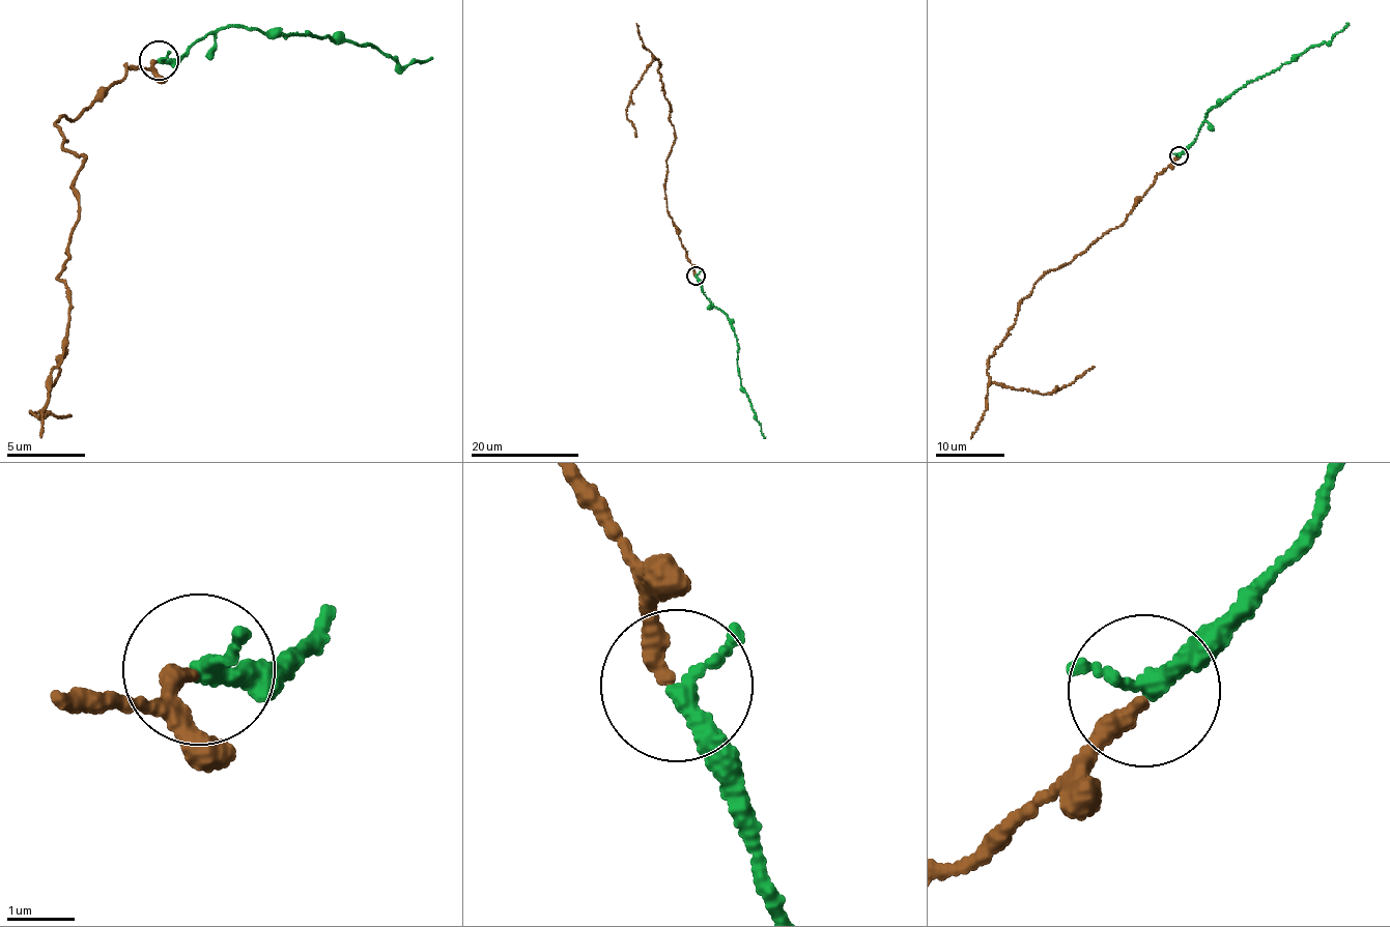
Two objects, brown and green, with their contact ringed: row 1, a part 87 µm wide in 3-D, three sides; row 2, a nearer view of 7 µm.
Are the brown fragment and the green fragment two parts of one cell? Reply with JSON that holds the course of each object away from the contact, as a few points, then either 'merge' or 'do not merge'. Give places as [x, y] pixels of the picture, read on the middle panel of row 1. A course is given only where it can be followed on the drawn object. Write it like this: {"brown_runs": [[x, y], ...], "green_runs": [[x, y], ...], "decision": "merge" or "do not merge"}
{"brown_runs": [[694, 274], [668, 211], [663, 185], [675, 138], [656, 58], [632, 90], [626, 112], [635, 137]], "green_runs": [[696, 276], [706, 298], [727, 315], [736, 338], [740, 384], [765, 438]], "decision": "merge"}

